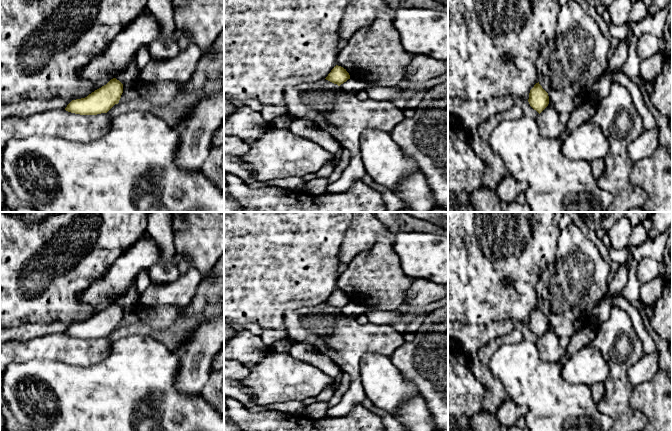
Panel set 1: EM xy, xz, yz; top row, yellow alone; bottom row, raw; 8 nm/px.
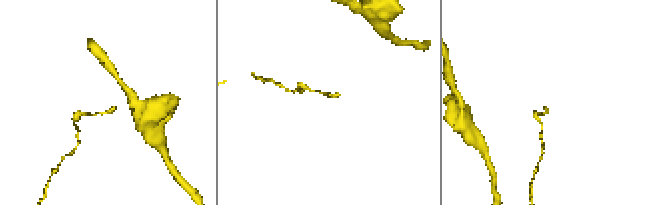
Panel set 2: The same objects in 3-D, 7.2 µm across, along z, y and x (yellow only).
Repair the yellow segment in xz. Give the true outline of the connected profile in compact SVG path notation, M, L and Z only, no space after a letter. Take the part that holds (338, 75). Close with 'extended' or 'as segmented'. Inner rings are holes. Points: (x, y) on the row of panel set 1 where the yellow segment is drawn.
M336 65L325 79L340 86L341 84L346 82L348 79L350 79L350 75L346 71L346 69Z; as segmented

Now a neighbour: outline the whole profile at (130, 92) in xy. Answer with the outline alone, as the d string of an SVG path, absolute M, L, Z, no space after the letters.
M135 81L122 84L123 84L123 93L121 95L119 103L139 99L139 91L137 90L137 84Z

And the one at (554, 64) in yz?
M574 0L561 6L555 37L540 50L536 59L536 74L539 84L548 93L549 102L558 114L571 113L584 101L591 99L592 88L608 69L609 40L602 34L598 24L589 17L582 7Z

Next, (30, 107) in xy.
M63 98L28 99L17 103L0 103L0 119L27 118L56 109L65 109L70 101Z

